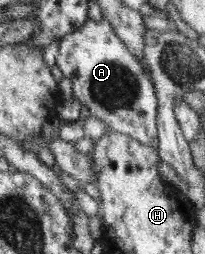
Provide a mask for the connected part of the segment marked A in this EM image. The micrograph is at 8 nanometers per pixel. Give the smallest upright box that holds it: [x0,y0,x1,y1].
[56,16,160,148]

